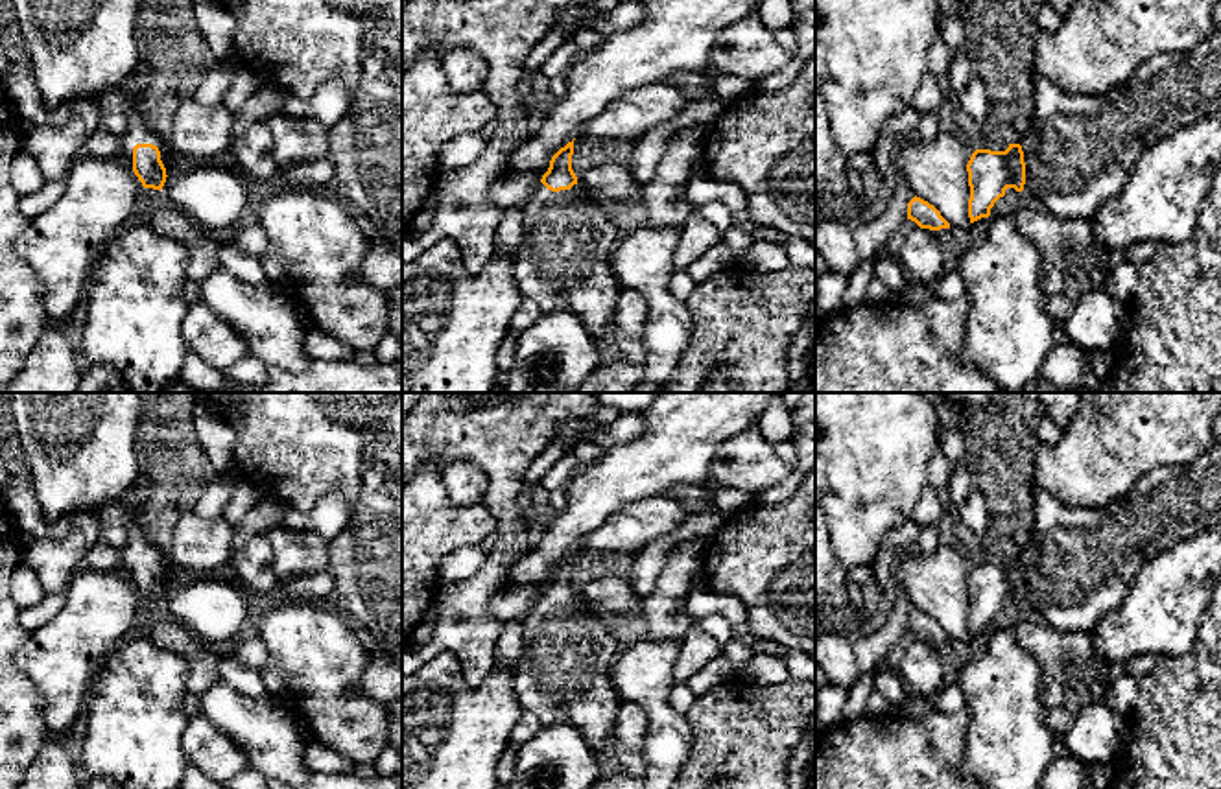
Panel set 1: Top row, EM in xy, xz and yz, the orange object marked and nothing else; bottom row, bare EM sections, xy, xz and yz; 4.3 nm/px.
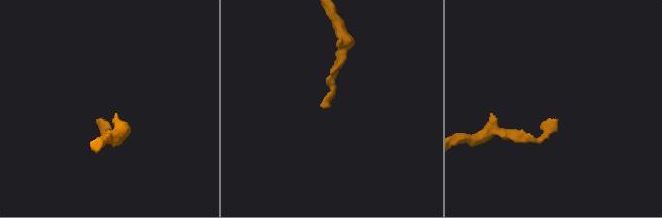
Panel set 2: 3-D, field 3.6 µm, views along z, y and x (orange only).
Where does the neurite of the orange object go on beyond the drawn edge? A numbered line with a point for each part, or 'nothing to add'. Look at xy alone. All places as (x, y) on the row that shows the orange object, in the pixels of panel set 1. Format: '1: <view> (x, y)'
1: xy (139, 131)

